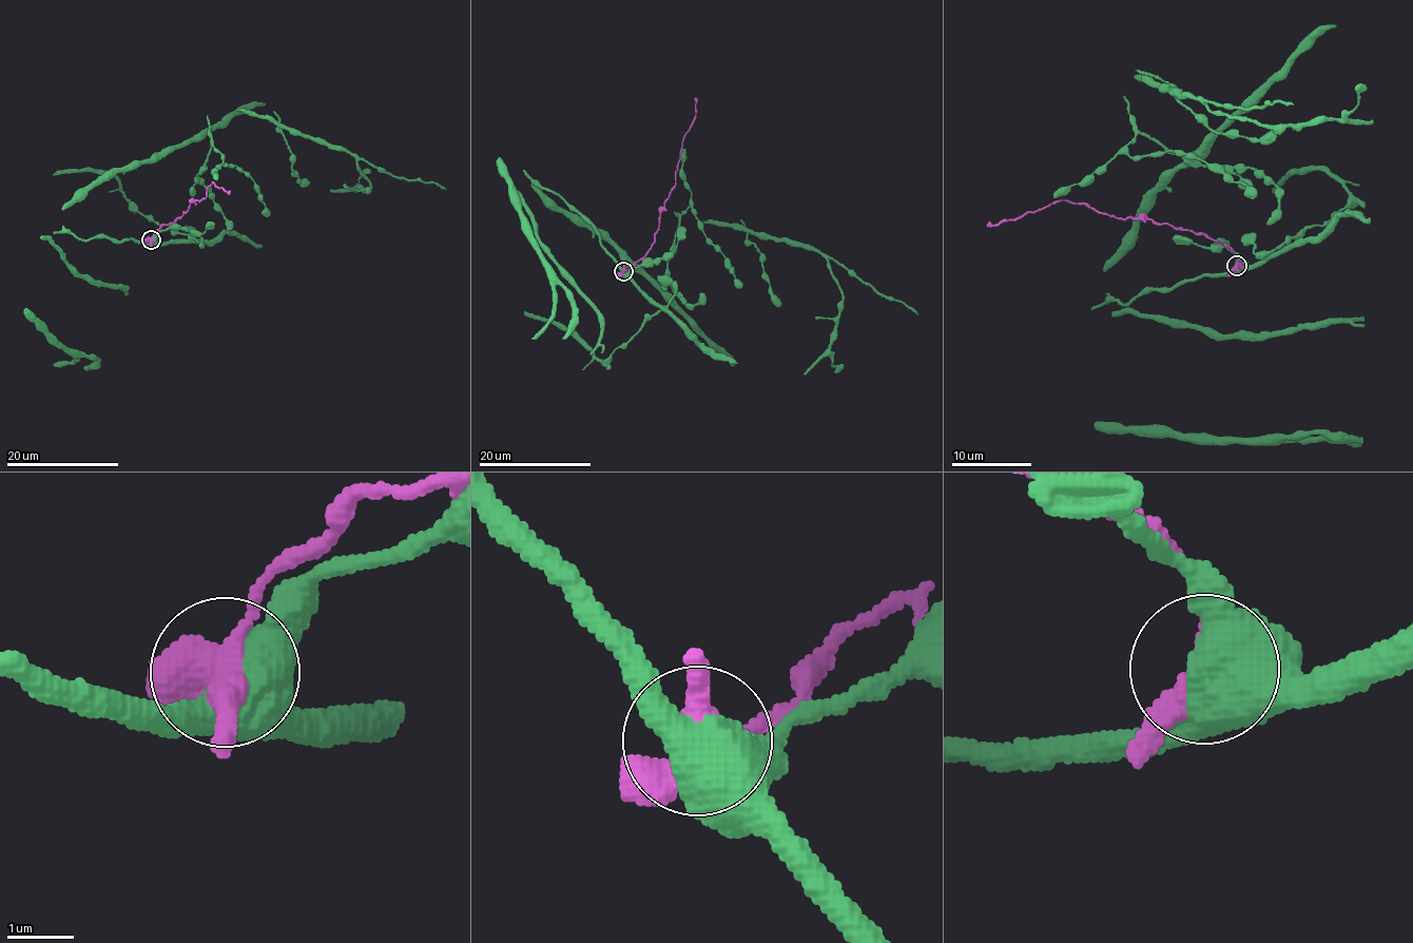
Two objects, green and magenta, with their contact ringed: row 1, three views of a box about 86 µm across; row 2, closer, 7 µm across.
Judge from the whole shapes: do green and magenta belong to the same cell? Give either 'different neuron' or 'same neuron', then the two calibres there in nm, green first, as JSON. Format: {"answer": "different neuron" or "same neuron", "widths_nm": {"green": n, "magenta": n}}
{"answer": "different neuron", "widths_nm": {"green": 700, "magenta": 400}}

